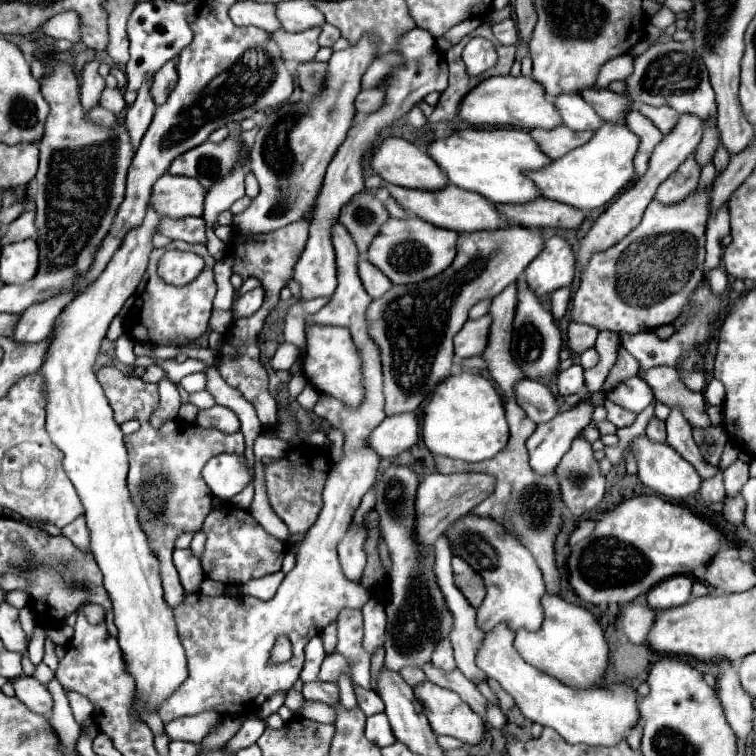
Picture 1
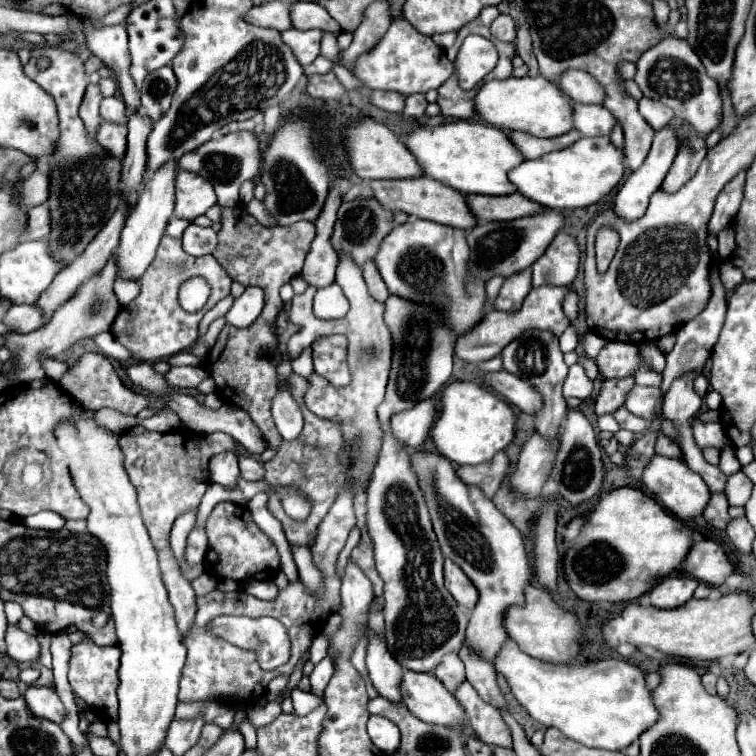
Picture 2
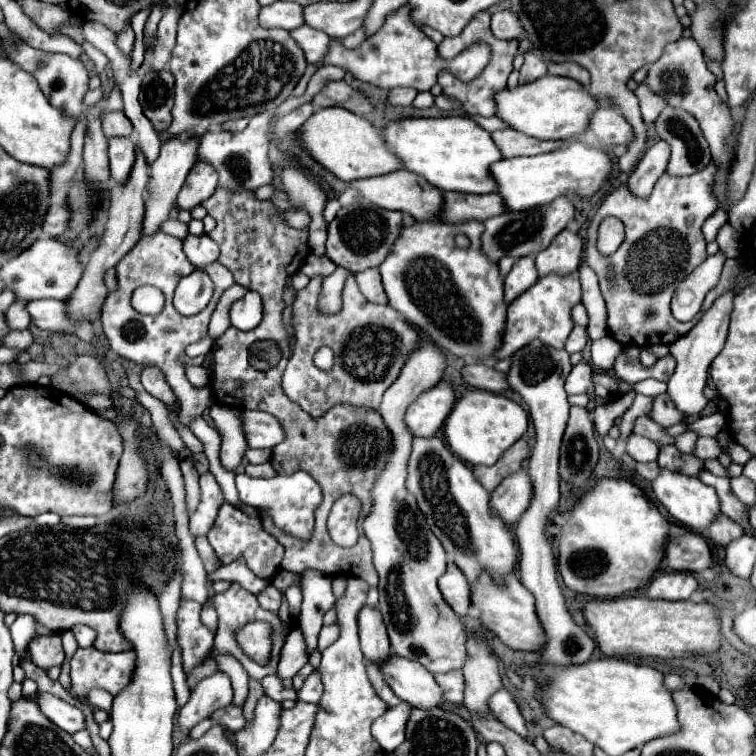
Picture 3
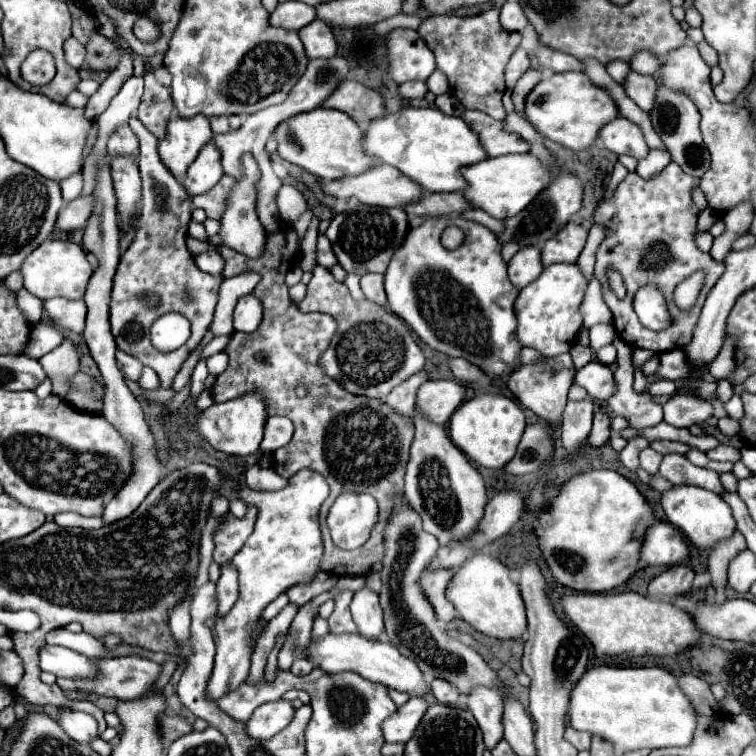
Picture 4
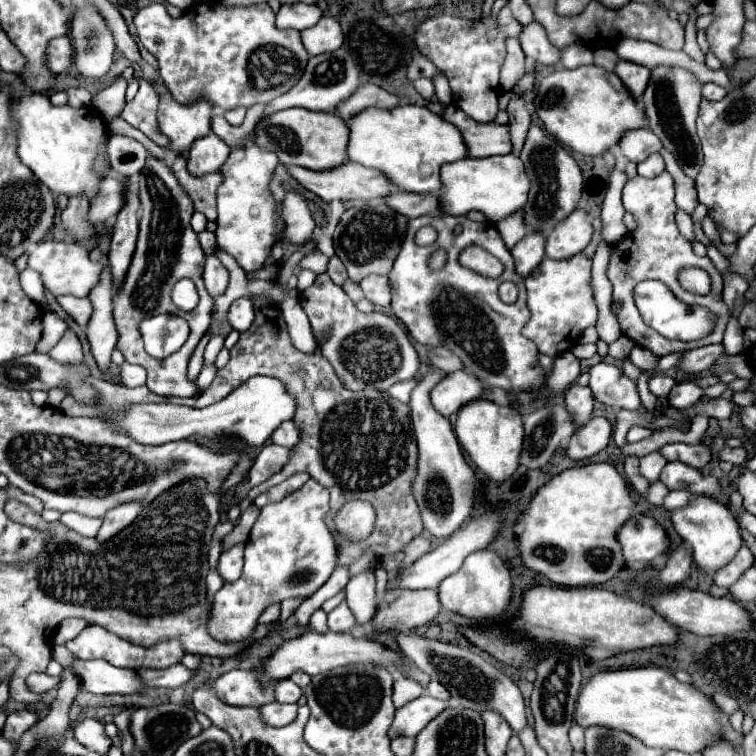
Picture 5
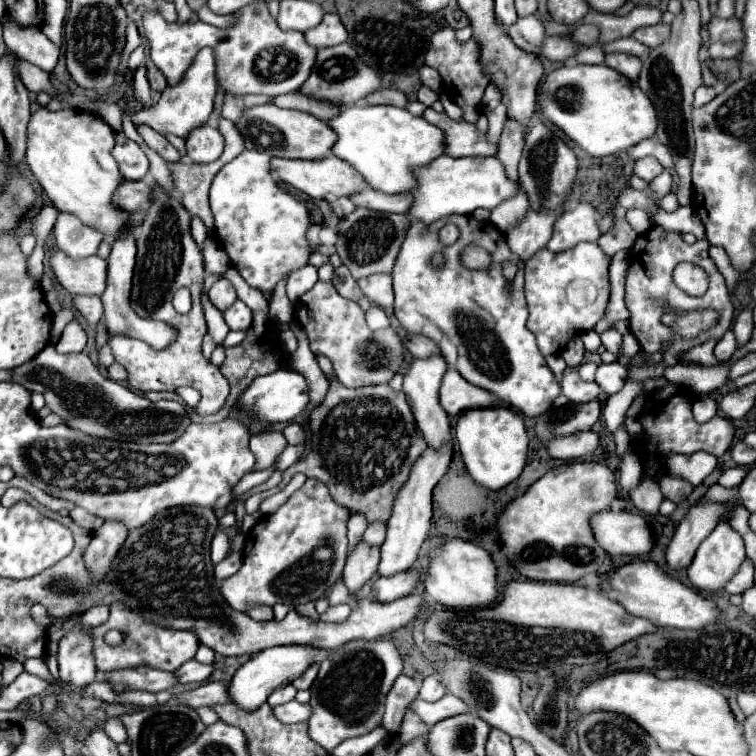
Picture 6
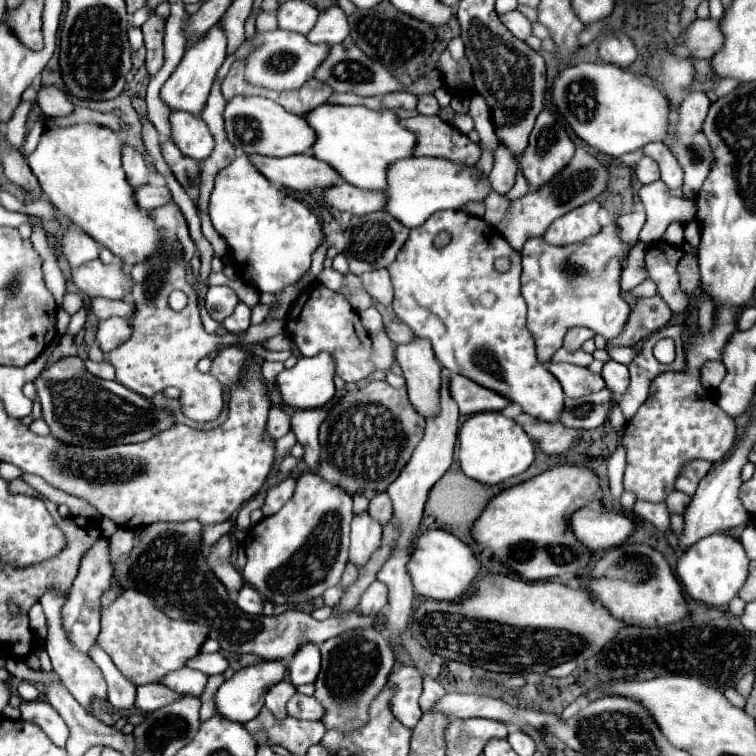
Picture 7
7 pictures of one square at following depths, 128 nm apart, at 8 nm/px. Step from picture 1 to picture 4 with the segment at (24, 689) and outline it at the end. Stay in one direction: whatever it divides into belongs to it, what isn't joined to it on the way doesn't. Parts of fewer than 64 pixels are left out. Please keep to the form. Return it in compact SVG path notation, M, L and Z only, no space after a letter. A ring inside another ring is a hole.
M64 710L58 718L62 730L76 742L80 744L90 744L92 740L98 738L98 722L84 712L74 712L74 710Z

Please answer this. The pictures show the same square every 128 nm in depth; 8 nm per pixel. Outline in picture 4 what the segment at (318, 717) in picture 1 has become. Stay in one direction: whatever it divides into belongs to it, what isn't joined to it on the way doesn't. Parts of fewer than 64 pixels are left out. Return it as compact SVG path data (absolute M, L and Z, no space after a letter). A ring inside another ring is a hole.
M282 636L282 638L278 639L278 642L276 643L274 650L272 650L270 656L268 657L266 668L264 671L264 677L266 678L266 680L268 680L268 682L271 682L274 679L274 676L276 675L276 670L278 668L277 657L280 648L282 648L284 644L284 638L285 636Z

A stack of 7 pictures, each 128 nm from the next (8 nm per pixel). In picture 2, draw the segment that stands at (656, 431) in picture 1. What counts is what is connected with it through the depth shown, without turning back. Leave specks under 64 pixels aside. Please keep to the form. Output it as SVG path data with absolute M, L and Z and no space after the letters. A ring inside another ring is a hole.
M664 434L656 440L656 454L682 460L682 450L680 450L680 446L678 446L674 440L670 440L668 436L664 436Z

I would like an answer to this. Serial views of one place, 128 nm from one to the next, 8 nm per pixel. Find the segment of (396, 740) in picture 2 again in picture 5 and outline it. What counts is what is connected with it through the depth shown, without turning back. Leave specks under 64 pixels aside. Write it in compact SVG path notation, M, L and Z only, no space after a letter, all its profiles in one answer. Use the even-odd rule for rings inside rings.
M420 696L404 704L400 710L396 710L394 722L388 730L388 738L400 736L400 734L416 736L428 722L432 722L446 708L450 708L450 702L436 700L432 696Z

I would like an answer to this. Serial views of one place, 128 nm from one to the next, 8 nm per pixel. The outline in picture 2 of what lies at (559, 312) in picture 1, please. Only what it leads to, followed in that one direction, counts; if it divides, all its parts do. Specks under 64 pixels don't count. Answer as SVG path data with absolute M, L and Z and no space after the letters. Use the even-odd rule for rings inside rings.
M570 292L570 294L566 296L566 300L564 300L564 312L566 312L566 316L568 316L572 322L578 318L580 308L578 308L578 294L576 294L576 292Z

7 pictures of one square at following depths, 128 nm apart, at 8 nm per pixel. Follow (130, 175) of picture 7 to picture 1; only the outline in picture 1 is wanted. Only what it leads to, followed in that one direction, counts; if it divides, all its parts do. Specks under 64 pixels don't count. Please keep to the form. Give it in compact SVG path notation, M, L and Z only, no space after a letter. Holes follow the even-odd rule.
M104 88L102 98L100 98L100 106L102 106L102 108L106 108L106 110L110 110L112 114L116 114L116 116L118 116L118 114L126 108L126 102L124 102L122 92L120 92L118 88L114 88L114 90Z

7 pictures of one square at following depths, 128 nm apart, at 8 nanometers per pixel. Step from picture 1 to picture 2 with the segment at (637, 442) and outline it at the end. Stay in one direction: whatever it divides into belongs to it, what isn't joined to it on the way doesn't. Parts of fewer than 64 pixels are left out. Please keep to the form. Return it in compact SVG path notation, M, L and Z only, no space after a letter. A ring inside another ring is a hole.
M654 456L648 462L648 466L644 468L642 480L644 480L646 488L680 520L694 520L694 518L702 516L704 508L710 502L710 490L708 490L706 482L700 476L696 476L682 460Z

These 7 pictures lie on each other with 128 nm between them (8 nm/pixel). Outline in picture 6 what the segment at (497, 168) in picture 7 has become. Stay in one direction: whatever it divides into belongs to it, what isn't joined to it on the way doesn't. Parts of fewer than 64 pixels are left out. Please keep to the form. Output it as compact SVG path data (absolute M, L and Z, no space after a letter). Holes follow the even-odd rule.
M506 120L504 132L498 142L496 158L502 162L506 176L512 182L518 182L518 162L524 146L524 128L520 128L514 120Z

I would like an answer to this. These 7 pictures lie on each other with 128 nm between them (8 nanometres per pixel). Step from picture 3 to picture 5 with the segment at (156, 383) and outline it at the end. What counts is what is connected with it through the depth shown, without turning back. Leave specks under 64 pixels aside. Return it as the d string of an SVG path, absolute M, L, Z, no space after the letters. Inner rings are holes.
M124 362L124 364L120 366L120 380L122 380L124 386L130 386L130 388L142 386L142 384L146 382L146 372L144 372L144 368L140 368L140 366L134 366L134 364Z

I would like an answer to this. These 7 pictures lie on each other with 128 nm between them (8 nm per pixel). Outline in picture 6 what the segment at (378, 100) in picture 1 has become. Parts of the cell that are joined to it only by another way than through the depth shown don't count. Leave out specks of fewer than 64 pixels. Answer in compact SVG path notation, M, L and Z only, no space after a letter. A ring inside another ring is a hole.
M420 86L420 90L418 90L418 102L420 102L420 104L424 104L426 108L430 108L436 100L438 100L438 94L436 94L436 92L432 92L430 88Z

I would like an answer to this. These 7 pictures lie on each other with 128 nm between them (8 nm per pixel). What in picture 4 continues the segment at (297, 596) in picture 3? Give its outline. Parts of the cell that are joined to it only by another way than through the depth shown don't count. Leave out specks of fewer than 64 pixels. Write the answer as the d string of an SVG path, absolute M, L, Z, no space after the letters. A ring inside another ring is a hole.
M288 604L276 618L272 618L270 622L264 624L260 638L256 640L256 650L254 650L254 656L252 656L252 668L250 668L246 682L258 682L260 680L260 676L264 674L266 660L268 660L270 652L274 650L278 638L282 638L288 632L290 622L296 616L296 612L298 612L298 606Z

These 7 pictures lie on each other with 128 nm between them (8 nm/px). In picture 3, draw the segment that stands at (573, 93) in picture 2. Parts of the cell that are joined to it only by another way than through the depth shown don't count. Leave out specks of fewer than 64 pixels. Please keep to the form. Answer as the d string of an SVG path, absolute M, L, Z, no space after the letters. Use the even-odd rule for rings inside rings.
M548 62L548 74L556 74L556 76L568 76L568 78L574 78L578 82L584 82L586 86L590 84L590 76L588 76L588 70L582 68L580 64L576 62Z

